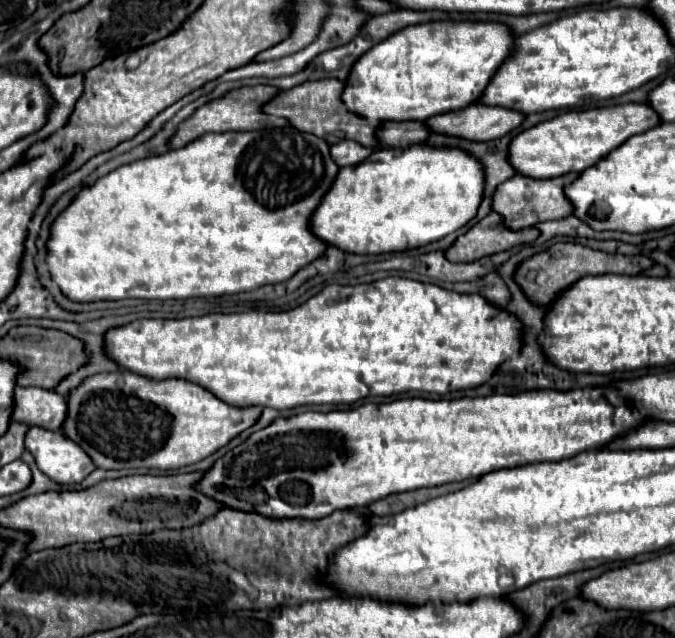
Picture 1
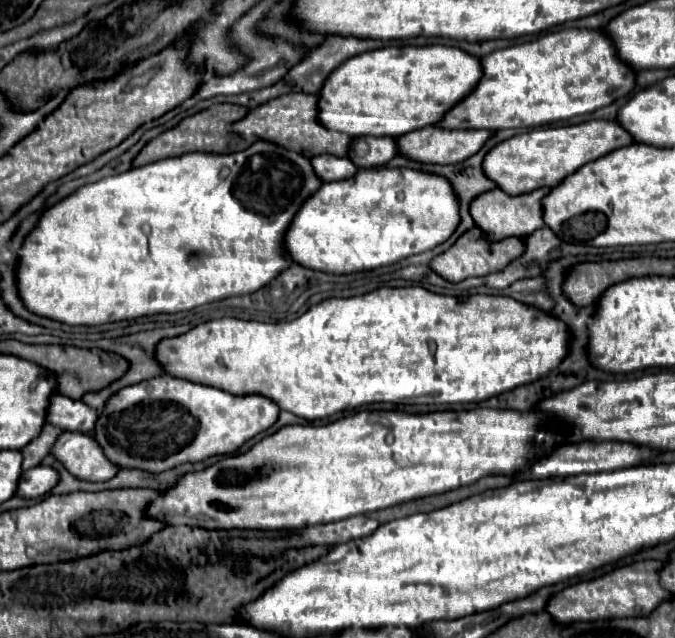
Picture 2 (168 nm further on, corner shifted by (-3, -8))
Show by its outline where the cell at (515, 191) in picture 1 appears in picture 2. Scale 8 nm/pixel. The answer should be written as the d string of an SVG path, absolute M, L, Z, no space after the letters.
M549 187L543 189L535 189L531 193L523 193L523 195L507 195L503 189L491 189L487 193L481 193L477 199L473 199L471 203L471 215L475 219L475 223L483 229L483 233L487 235L487 239L493 241L501 241L505 237L527 237L529 233L545 227L543 221L543 197L549 195Z

